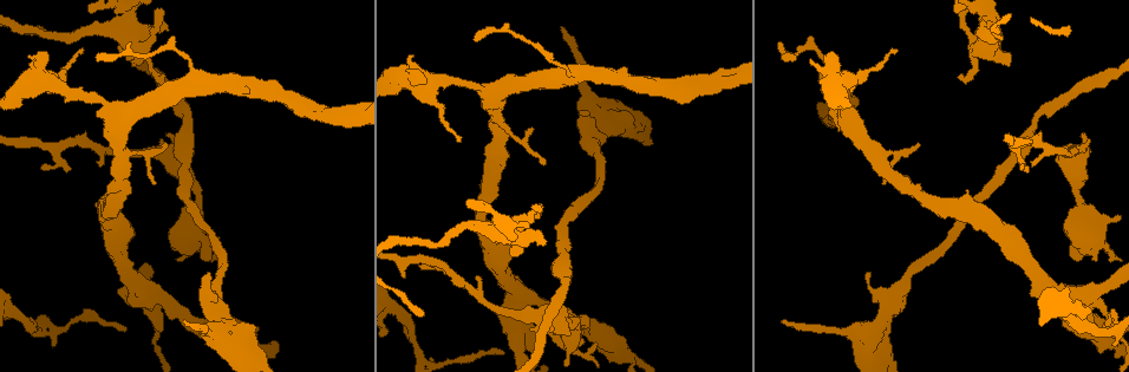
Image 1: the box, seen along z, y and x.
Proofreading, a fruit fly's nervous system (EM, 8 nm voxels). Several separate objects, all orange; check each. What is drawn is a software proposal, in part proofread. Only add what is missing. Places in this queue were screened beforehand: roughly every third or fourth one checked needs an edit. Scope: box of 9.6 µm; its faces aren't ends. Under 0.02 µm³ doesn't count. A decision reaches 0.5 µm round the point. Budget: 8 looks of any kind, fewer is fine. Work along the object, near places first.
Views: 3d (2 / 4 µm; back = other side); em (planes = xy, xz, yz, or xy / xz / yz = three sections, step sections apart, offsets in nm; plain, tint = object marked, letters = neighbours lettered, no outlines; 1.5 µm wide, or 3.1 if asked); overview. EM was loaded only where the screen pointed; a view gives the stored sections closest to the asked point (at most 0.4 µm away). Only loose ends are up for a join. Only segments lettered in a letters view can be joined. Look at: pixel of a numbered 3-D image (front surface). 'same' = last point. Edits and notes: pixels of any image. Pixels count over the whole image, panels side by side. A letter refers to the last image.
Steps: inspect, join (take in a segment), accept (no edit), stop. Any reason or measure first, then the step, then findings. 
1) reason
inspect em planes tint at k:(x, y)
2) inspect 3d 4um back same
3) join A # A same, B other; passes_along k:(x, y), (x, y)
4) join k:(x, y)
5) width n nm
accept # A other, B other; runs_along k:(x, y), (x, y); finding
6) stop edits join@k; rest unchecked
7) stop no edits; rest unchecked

free end
inspect 3d 2um at 1:(782, 320)

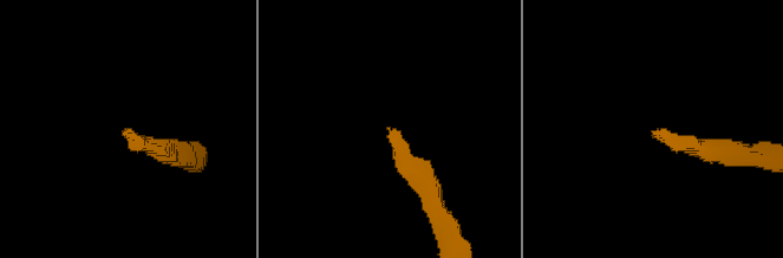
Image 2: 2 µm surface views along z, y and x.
inspect em yz step 4 letters at 2:(122, 130)

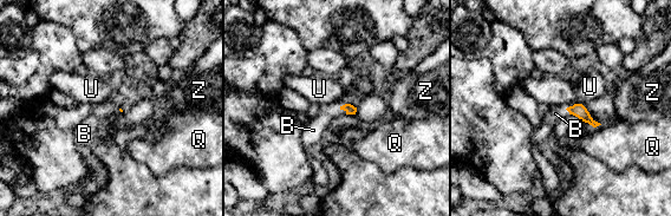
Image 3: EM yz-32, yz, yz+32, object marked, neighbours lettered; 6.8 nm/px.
longest_contact B 80 nm
join B # B same, Q other, U other, Z other; passes_along 3:(349, 109), (341, 109), (313, 130); it goes on there

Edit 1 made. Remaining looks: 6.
branch stops here
inspect em planes tint at 1:(584, 327)

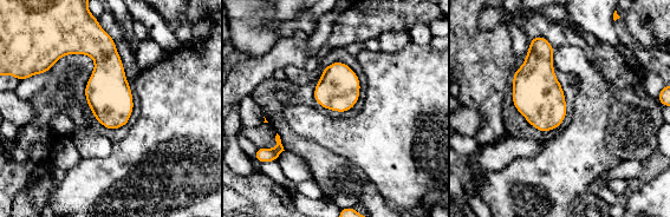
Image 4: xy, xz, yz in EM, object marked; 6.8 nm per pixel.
see the neighbours
inspect em planes letters same

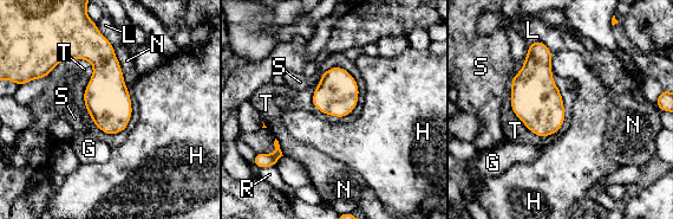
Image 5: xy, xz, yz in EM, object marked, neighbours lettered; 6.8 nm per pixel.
accept # G other, H other, L other, N other, R other, S other, T other; border 5:(47, 75), (126, 128); no lettered segment goes on from it

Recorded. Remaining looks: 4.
an open end
inspect em planes letters at 1:(1009, 62)

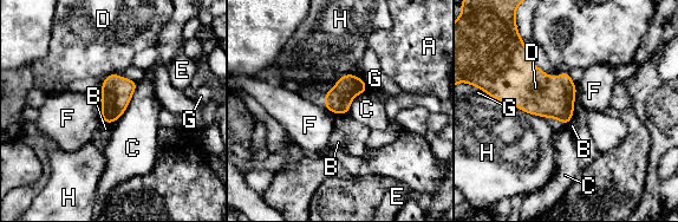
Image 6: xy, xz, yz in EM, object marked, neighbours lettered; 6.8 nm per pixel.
longest_contact C 320 nm
accept # A other, B other, C other, D other, E other, F other, G other, H other; border 6:(98, 98), (102, 105), (102, 122); none of them fits

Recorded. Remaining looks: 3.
stop edits join@3; rest unchecked

